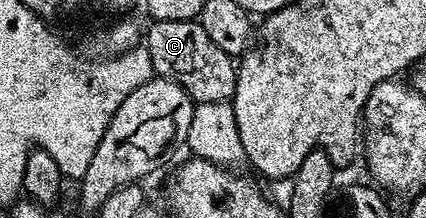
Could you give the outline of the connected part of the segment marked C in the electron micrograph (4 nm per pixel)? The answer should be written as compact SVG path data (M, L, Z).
M199 20L155 21L146 29L146 48L150 55L153 74L157 78L180 84L196 105L202 103L231 102L236 86L237 62L233 54L222 51L210 35L200 26Z

